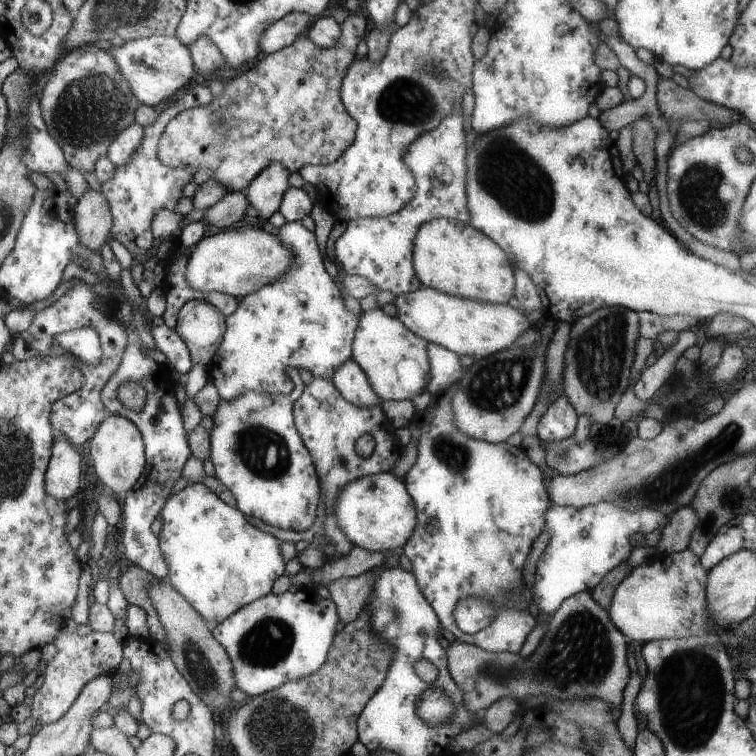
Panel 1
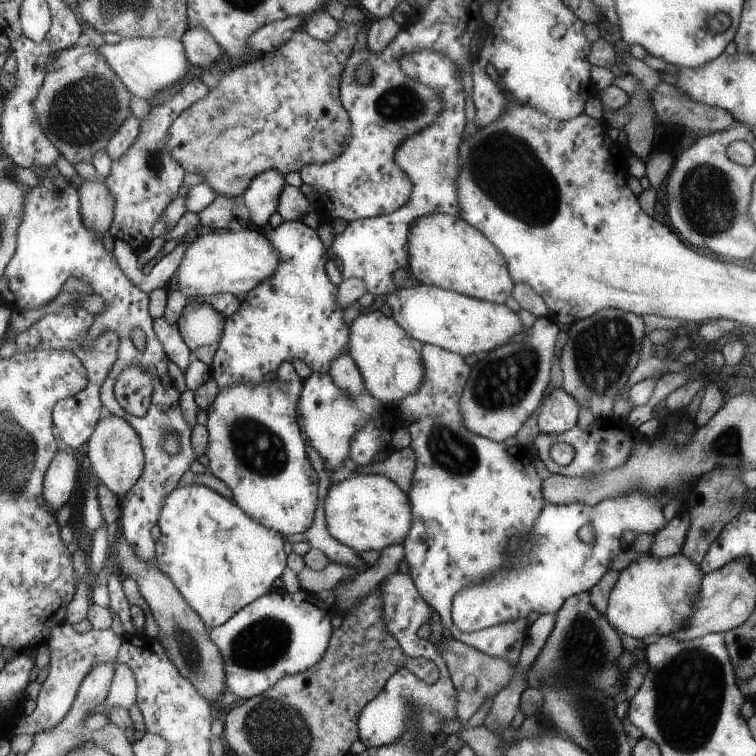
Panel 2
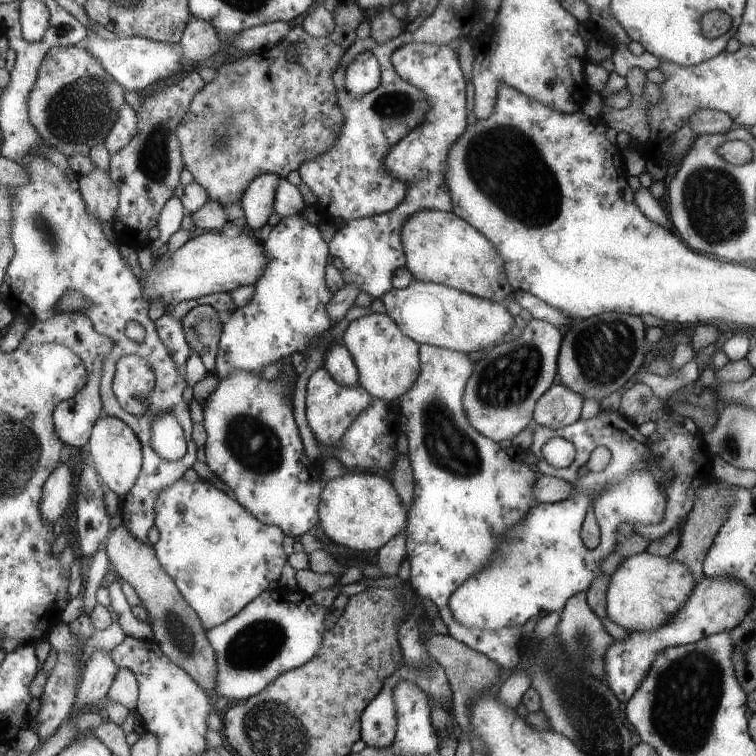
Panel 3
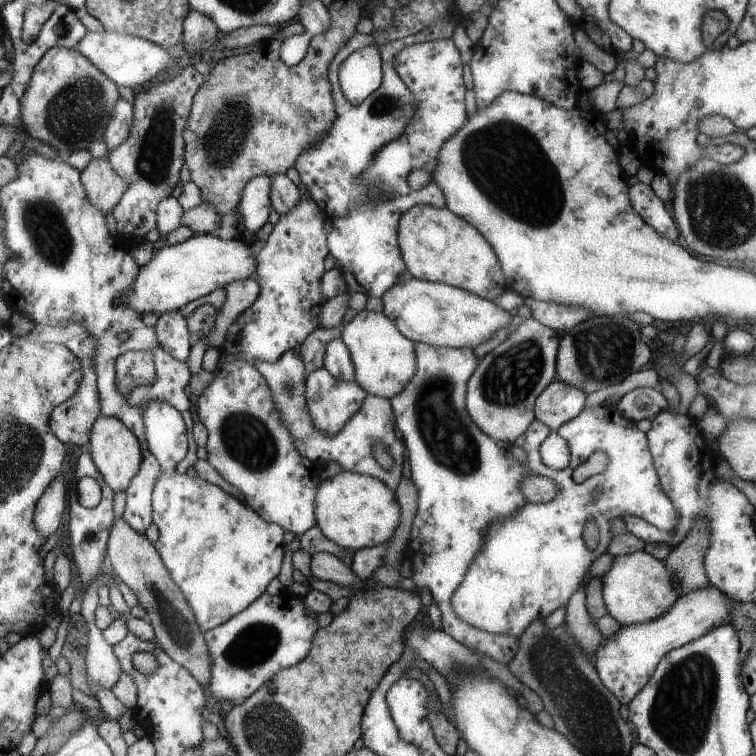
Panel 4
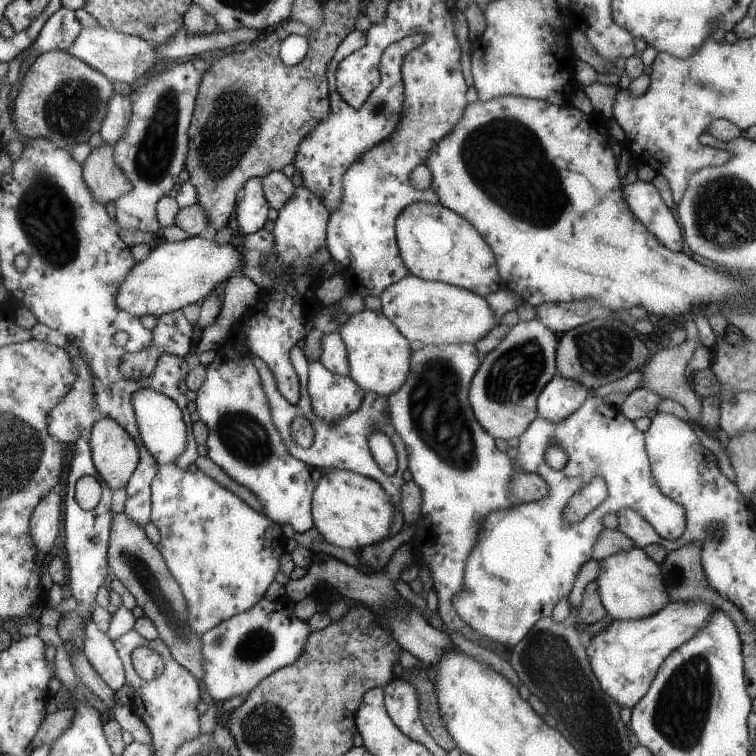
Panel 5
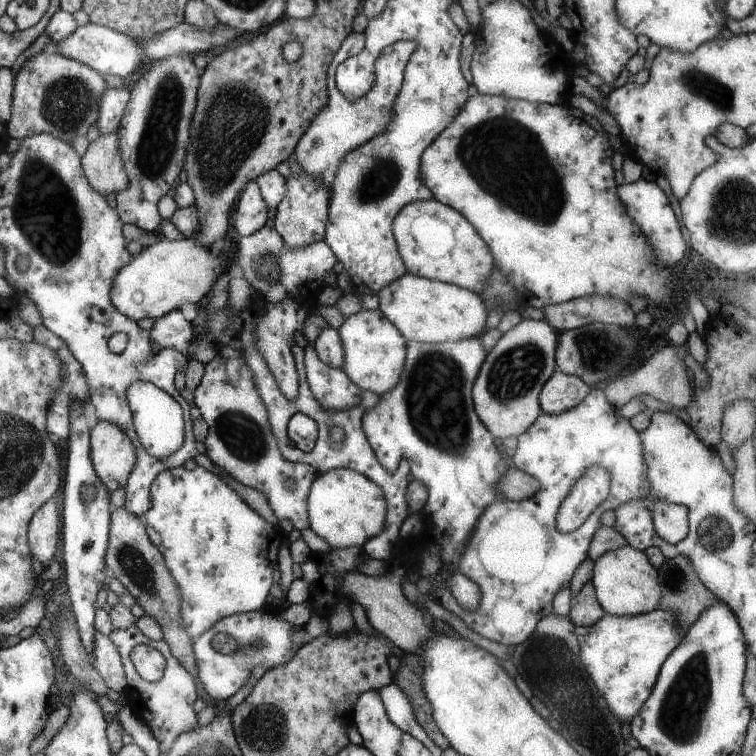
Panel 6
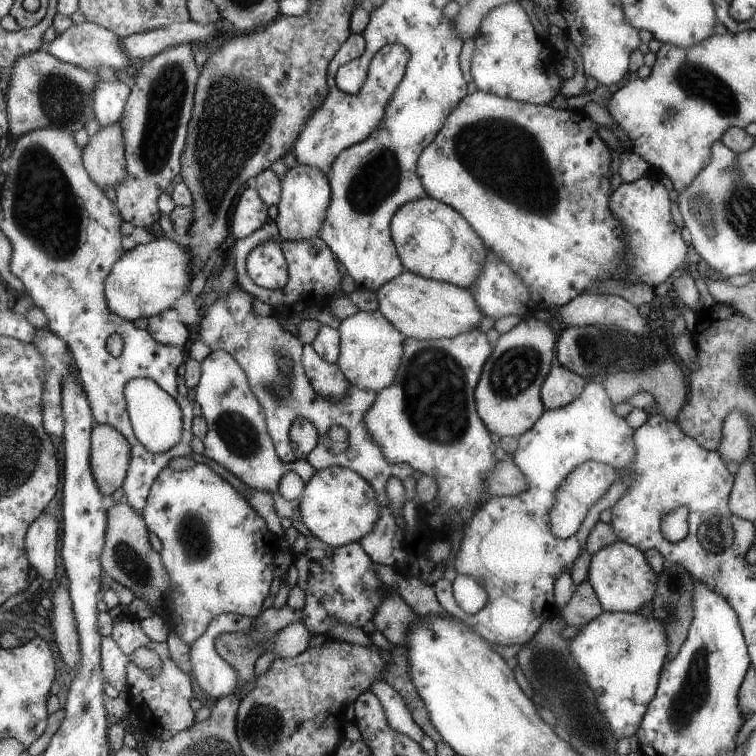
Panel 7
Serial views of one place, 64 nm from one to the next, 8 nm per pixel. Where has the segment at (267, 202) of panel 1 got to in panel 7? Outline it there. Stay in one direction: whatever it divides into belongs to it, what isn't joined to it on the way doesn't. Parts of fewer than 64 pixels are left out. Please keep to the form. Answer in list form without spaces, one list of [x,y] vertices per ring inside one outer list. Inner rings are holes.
[[[251,184],[251,188],[247,188],[241,194],[237,208],[233,208],[233,212],[231,212],[233,238],[235,240],[249,238],[253,232],[257,232],[261,226],[265,226],[265,222],[269,222],[267,210],[269,210],[267,204],[261,200],[257,188]]]

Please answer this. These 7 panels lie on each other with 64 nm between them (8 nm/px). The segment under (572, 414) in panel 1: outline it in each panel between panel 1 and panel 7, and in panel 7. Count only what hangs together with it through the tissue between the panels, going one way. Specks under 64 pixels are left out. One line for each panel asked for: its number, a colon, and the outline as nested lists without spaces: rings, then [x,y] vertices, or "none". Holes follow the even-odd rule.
2: [[[555,388],[545,398],[545,402],[541,402],[539,408],[541,408],[537,416],[539,432],[541,434],[565,434],[567,430],[573,430],[577,422],[577,412],[581,406],[563,388]]]
3: [[[553,384],[539,400],[537,410],[533,412],[533,420],[539,428],[561,430],[565,426],[573,426],[579,420],[583,396],[569,390],[567,386]]]
4: [[[553,380],[541,396],[535,400],[537,406],[537,422],[543,422],[551,428],[551,432],[559,430],[569,420],[577,418],[581,410],[585,410],[585,392],[563,384],[561,380]]]
5: [[[555,374],[543,386],[541,396],[537,398],[537,418],[561,422],[563,418],[569,418],[569,414],[573,414],[575,410],[581,410],[581,406],[585,406],[585,398],[589,396],[589,388],[585,388],[581,382]]]
6: [[[555,370],[541,390],[541,414],[561,414],[565,410],[573,410],[573,406],[585,402],[585,394],[589,394],[589,384],[585,384],[585,380]]]
7: [[[551,366],[541,384],[541,404],[545,404],[545,410],[561,410],[561,406],[569,406],[573,398],[581,398],[585,382],[587,380],[565,366]]]

